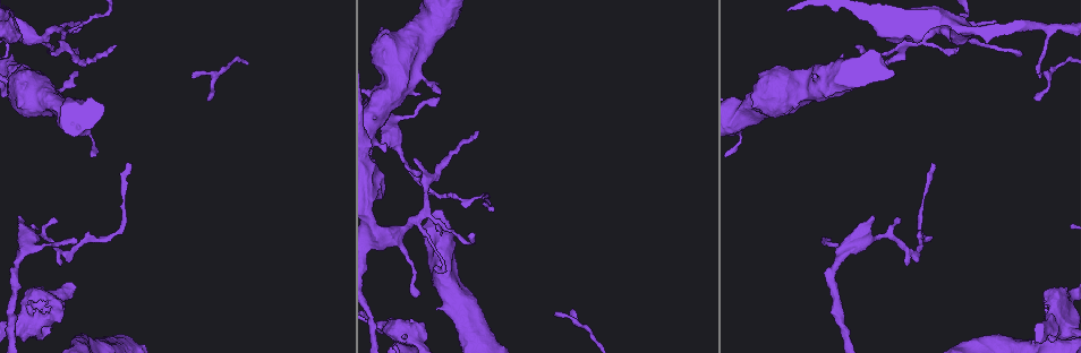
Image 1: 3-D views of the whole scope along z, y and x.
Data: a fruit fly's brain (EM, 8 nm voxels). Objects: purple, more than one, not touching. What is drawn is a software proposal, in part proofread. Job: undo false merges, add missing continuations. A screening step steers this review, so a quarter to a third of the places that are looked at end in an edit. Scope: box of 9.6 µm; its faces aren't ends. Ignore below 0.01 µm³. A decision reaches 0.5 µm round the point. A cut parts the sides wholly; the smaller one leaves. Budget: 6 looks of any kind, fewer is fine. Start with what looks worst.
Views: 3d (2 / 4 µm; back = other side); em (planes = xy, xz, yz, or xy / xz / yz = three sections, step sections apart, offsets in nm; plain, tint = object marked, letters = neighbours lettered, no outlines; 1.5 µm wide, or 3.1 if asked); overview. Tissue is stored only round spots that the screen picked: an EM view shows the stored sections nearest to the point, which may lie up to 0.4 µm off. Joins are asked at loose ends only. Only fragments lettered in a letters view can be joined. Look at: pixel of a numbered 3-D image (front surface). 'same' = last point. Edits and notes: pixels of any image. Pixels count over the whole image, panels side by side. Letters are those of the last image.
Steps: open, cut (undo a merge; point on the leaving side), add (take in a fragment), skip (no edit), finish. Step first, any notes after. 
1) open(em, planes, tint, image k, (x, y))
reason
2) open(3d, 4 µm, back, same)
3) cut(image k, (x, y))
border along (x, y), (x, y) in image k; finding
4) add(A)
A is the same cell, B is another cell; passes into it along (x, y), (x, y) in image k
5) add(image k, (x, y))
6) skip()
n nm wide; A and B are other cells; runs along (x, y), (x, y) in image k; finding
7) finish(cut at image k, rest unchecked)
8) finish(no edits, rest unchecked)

open(em, yz, step 8, letters, image 1, (53, 53))
an open end

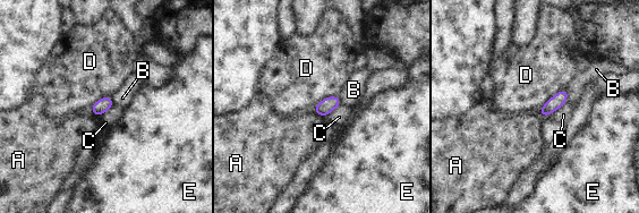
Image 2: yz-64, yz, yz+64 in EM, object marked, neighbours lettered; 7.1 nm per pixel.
open(em, planes, letters, same)
another direction

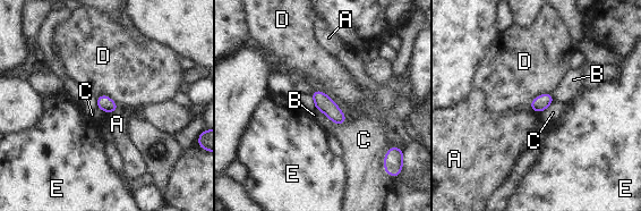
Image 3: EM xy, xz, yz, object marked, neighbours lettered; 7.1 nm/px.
skip()
110 nm wide; A, B, C, D and E are other cells; border along (315, 108), (335, 124), (348, 119) in image 3; none of them fits

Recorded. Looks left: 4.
open(em, yz, step 4, tint, image 1, (73, 237))

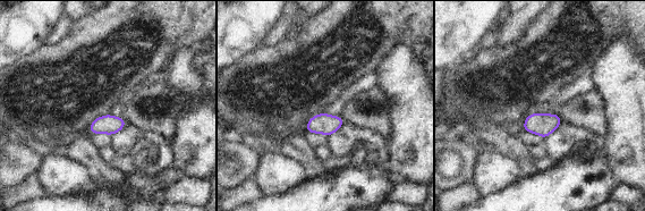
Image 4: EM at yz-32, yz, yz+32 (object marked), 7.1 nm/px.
open(em, planes, letters, same)

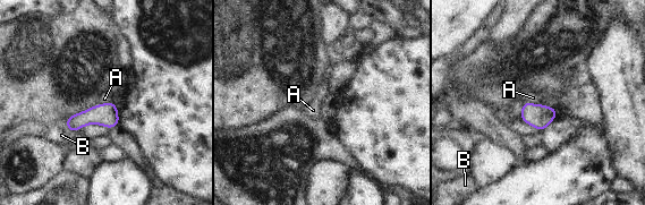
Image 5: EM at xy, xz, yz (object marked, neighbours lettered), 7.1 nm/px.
skip()
A and B are other cells; border along (524, 101), (540, 103) in image 5; none of them fits

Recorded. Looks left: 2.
finish(no edits, rest unchecked)

